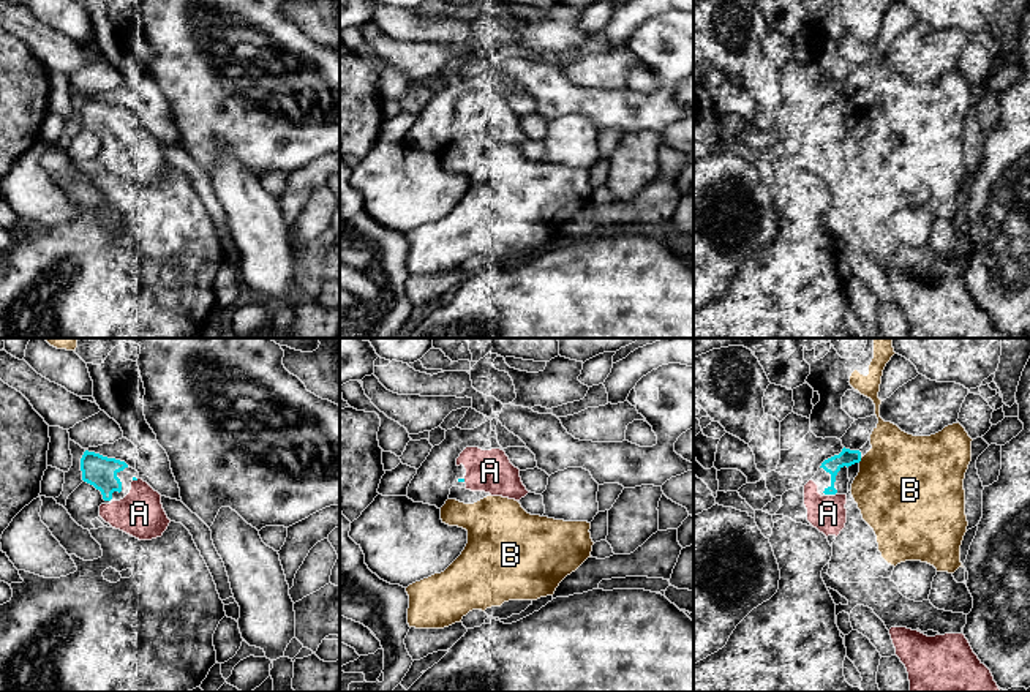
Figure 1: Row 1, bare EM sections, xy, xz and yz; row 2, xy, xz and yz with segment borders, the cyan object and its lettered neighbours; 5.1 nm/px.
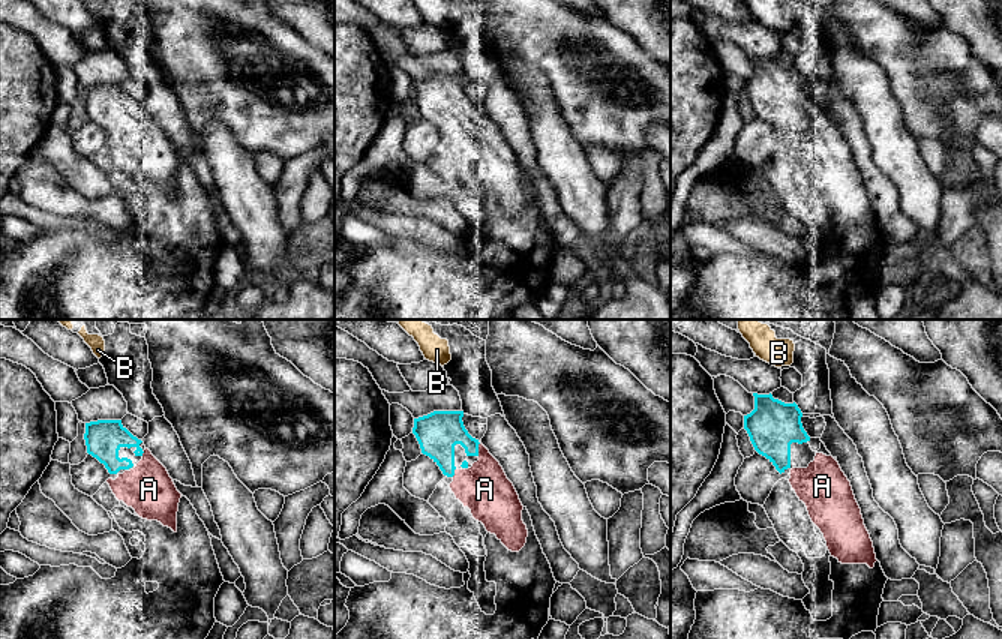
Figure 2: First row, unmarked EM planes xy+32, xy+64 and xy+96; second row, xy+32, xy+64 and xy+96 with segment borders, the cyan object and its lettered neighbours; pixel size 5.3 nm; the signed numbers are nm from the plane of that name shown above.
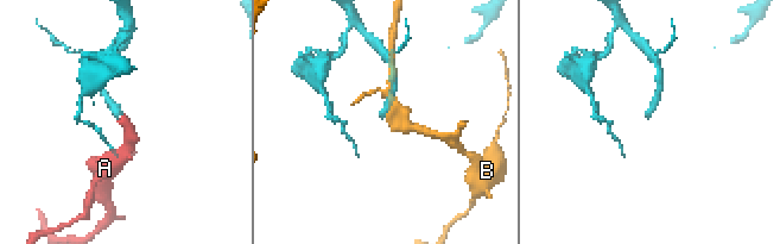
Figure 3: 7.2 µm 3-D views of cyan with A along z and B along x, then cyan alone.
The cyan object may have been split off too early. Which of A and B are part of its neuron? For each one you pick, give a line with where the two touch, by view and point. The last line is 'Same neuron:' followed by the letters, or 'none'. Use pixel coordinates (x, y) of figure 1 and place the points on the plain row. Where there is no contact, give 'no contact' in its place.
A: xy (135, 125)
Same neuron: A

